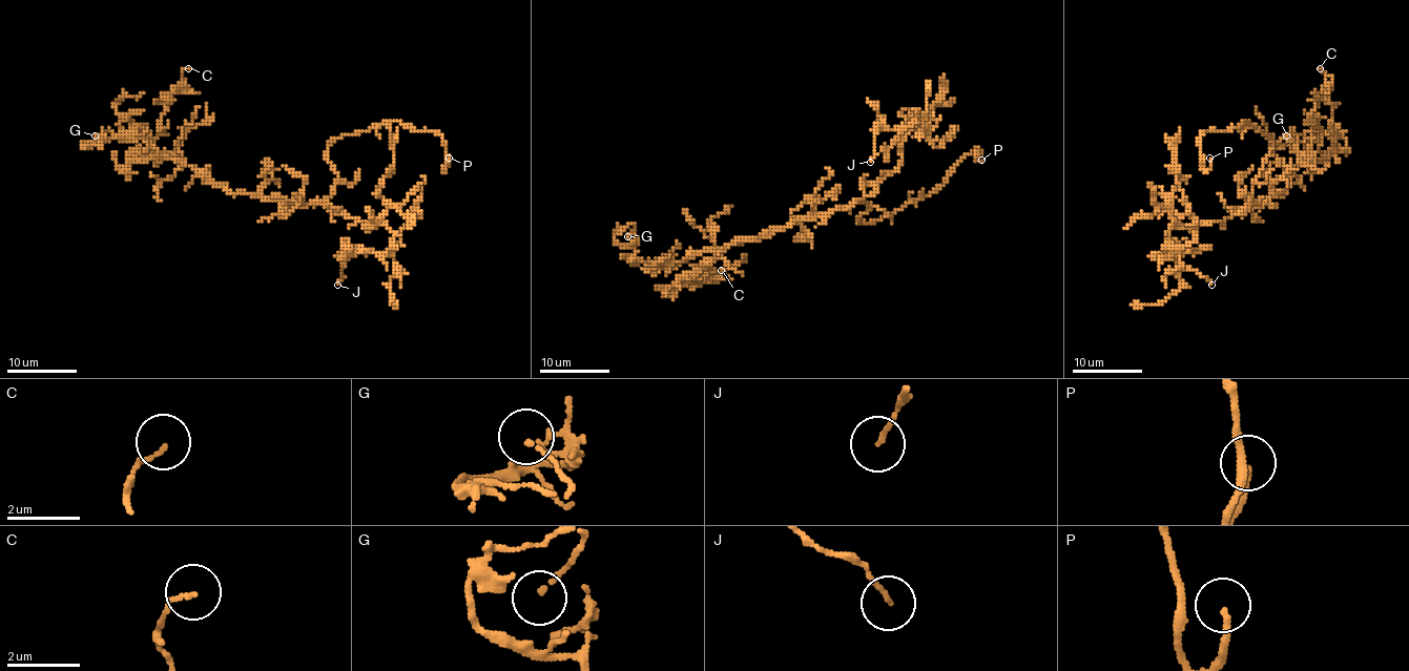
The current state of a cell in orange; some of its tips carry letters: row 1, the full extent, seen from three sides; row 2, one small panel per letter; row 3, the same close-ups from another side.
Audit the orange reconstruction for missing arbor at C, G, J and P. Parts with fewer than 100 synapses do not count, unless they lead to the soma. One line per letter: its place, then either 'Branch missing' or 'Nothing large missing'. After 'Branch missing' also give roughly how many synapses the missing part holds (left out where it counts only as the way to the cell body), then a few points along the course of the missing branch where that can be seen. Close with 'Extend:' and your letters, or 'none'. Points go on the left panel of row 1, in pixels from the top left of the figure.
C: Place: (188, 68). Nothing large missing
G: Place: (95, 135). Nothing large missing
J: Place: (337, 285). Nothing large missing
P: Place: (449, 158). Branch missing. Course of what is missing: (449, 158), (457, 141), (464, 148), (464, 154), (455, 168), (459, 191), (452, 191), (454, 186)
Extend: P

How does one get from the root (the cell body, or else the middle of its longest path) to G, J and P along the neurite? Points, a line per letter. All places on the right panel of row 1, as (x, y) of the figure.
G: (1264, 203), (1288, 188), (1312, 135), (1307, 141), (1275, 146), (1286, 135)
J: (1264, 203), (1193, 229), (1172, 226), (1166, 236), (1172, 253), (1179, 252), (1182, 266), (1211, 285)
P: (1264, 203), (1251, 188), (1269, 135), (1248, 122), (1206, 130), (1205, 170), (1209, 158)

